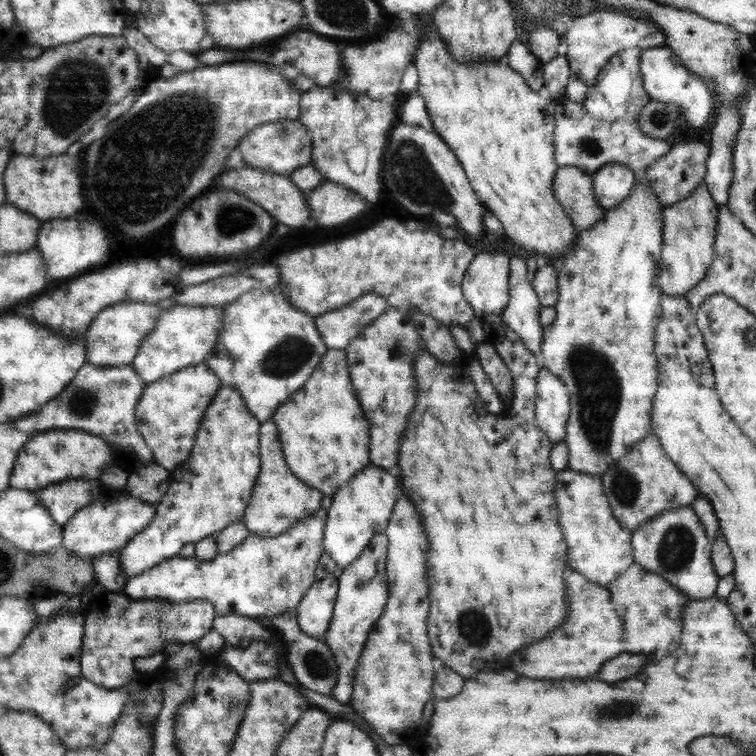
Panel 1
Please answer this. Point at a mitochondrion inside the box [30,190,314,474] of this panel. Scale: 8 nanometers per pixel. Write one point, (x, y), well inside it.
(81, 403)

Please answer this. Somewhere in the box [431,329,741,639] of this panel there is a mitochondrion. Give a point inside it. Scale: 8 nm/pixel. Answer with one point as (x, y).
(598, 386)

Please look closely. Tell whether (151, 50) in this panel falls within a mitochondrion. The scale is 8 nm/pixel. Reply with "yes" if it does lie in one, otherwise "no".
no

